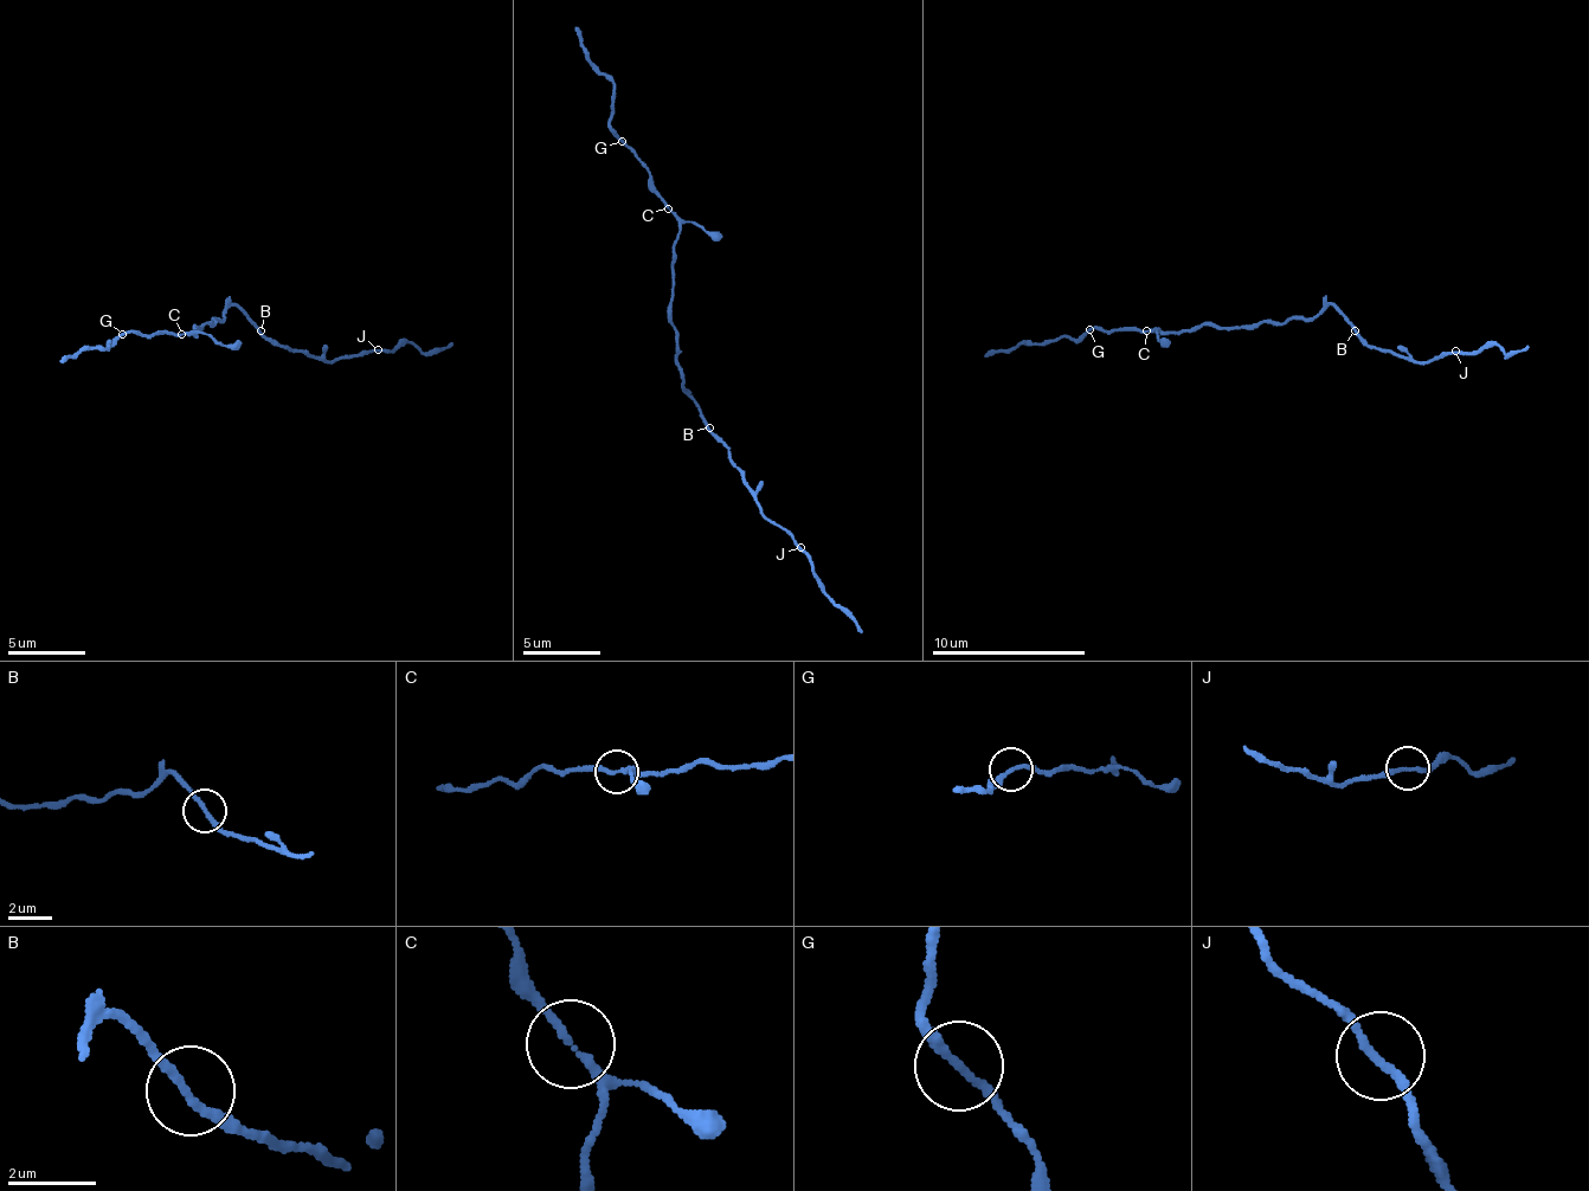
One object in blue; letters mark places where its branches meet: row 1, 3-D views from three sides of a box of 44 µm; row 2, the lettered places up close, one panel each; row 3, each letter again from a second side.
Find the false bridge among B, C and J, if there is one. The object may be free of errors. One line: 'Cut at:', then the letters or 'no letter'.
Cut at: no letter

